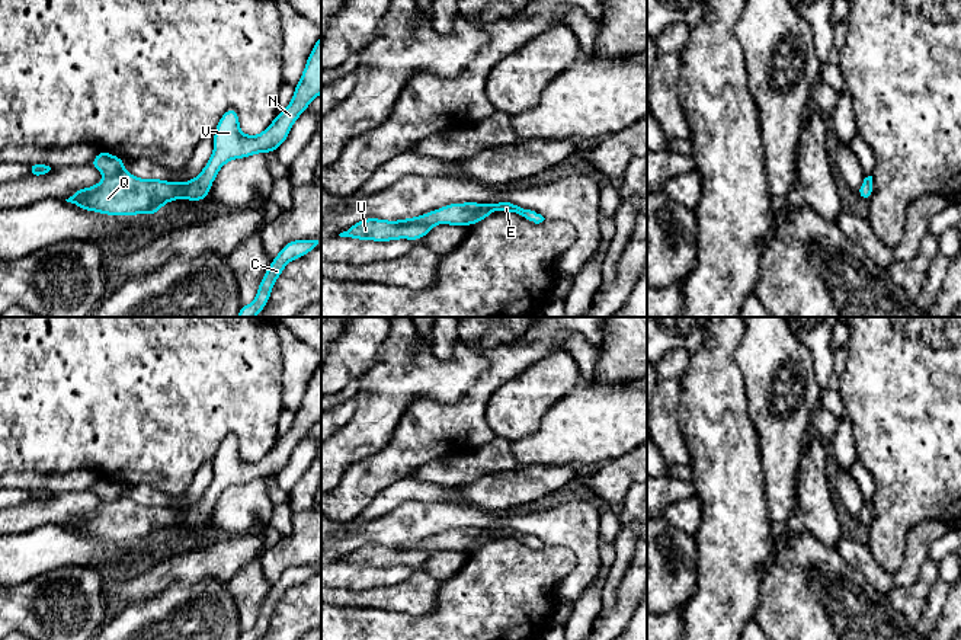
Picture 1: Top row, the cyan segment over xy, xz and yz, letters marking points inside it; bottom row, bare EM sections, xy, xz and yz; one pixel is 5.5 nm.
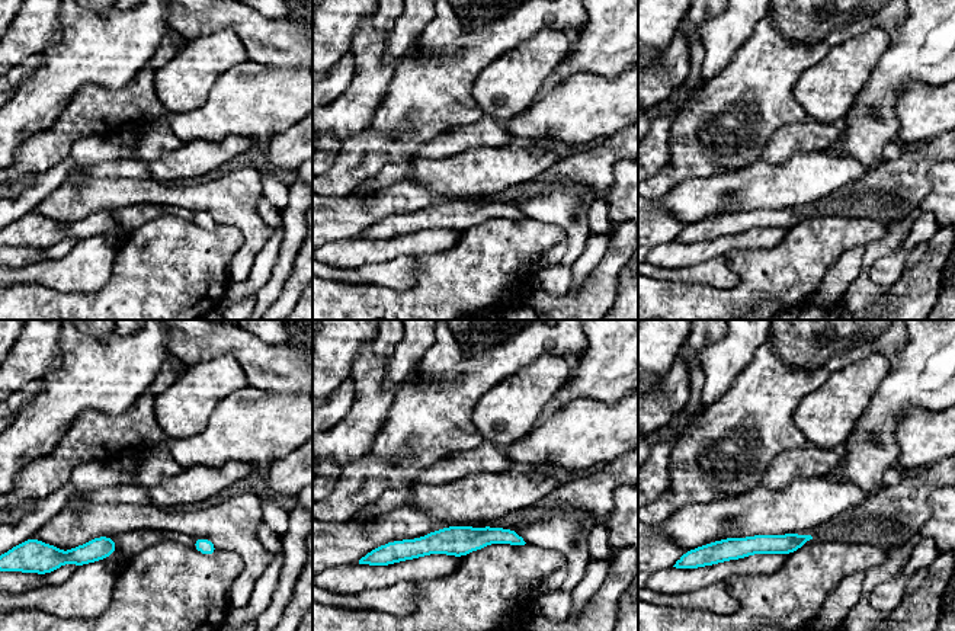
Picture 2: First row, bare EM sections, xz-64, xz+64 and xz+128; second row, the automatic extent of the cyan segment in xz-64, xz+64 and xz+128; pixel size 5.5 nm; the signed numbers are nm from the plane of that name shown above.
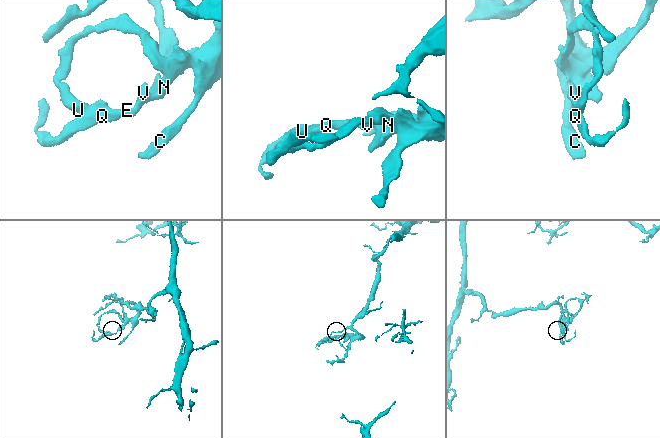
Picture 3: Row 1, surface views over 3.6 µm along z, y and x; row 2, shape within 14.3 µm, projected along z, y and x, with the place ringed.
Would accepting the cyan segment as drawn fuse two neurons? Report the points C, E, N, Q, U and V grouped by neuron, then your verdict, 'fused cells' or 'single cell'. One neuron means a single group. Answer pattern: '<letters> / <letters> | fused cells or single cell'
C E N Q U V | single cell

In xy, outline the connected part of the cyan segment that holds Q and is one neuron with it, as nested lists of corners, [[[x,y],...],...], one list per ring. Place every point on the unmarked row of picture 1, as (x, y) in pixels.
[[[321,361],[317,365],[301,406],[295,412],[291,429],[275,442],[273,448],[259,461],[240,457],[238,439],[225,436],[214,458],[214,477],[204,496],[189,508],[166,508],[161,505],[138,505],[124,495],[125,486],[100,477],[90,490],[105,505],[90,513],[76,516],[67,528],[86,537],[108,541],[154,541],[173,525],[204,527],[220,495],[230,486],[250,483],[256,479],[273,479],[289,461],[298,442],[305,438],[321,419]]]

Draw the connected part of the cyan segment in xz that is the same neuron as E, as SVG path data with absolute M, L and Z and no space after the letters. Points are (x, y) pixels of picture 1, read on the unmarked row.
M507 527L493 529L464 528L449 529L420 543L398 547L387 547L379 544L361 545L339 561L374 567L390 567L398 564L419 566L425 563L436 550L473 551L493 541L493 535L497 535L499 538L519 540L525 545L535 550L539 550L545 545L539 538L534 535L525 535Z

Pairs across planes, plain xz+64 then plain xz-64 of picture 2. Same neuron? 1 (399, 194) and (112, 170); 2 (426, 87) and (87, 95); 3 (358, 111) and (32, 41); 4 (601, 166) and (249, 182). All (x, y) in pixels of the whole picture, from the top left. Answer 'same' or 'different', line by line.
1: different
2: same
3: different
4: different

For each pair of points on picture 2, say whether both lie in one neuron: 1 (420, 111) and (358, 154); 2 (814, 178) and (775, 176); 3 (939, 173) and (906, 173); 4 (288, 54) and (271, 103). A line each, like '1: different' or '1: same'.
1: same
2: same
3: different
4: different

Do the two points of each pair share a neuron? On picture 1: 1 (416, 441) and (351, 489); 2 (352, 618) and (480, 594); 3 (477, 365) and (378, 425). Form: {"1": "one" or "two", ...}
{"1": "one", "2": "one", "3": "one"}

